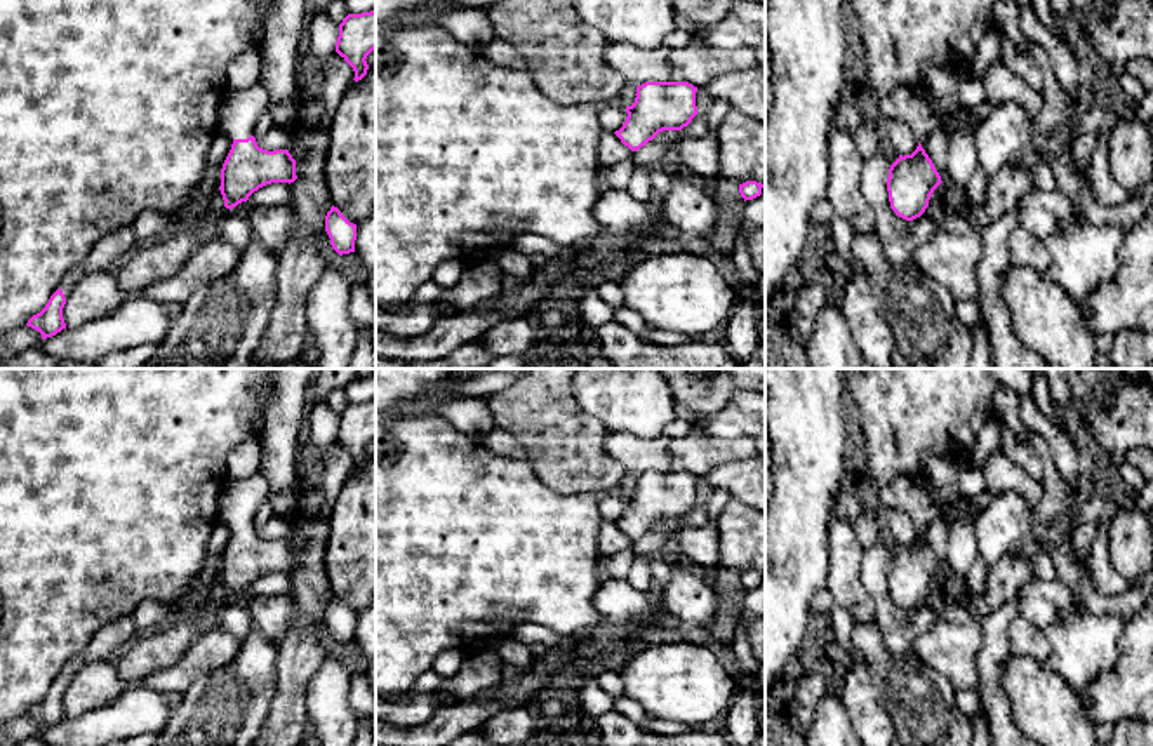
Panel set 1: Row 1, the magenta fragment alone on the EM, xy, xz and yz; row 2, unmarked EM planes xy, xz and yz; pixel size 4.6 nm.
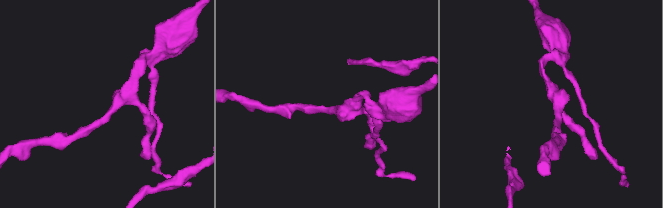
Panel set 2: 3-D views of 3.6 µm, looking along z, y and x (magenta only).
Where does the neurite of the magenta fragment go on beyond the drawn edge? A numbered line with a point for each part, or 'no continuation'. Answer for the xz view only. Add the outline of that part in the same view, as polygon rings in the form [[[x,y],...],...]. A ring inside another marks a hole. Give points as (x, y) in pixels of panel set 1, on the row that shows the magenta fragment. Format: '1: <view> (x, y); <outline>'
no continuation

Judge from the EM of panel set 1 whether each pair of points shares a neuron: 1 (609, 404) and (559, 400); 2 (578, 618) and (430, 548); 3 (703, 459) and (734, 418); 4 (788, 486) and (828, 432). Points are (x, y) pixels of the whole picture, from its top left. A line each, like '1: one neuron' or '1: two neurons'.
1: two neurons
2: one neuron
3: two neurons
4: one neuron

